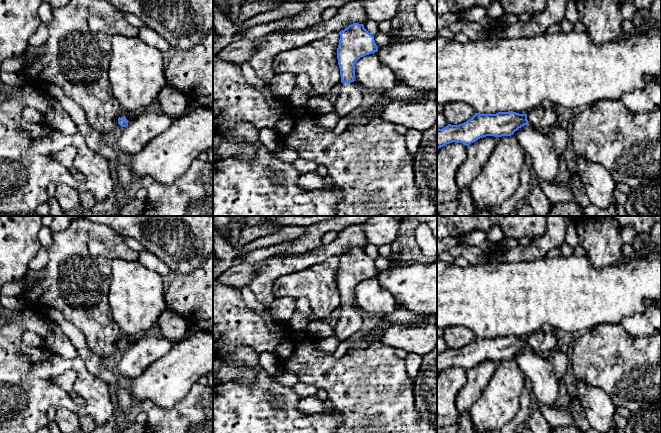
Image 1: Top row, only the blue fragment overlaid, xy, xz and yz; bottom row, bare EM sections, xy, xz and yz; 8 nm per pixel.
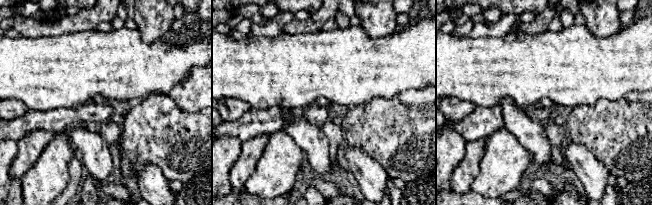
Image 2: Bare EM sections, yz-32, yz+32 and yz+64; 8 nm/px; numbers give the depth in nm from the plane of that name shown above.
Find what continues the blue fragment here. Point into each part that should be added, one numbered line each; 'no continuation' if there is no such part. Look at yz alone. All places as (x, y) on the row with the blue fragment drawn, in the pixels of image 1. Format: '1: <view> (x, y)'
1: yz (540, 118)

